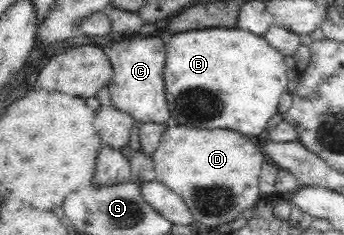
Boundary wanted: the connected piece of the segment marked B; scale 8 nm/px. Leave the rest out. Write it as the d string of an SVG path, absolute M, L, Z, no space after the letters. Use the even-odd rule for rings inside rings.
M207 27L166 36L164 85L170 117L179 125L201 129L238 131L245 136L265 131L267 121L277 113L281 94L288 89L284 55L262 36L239 27Z

